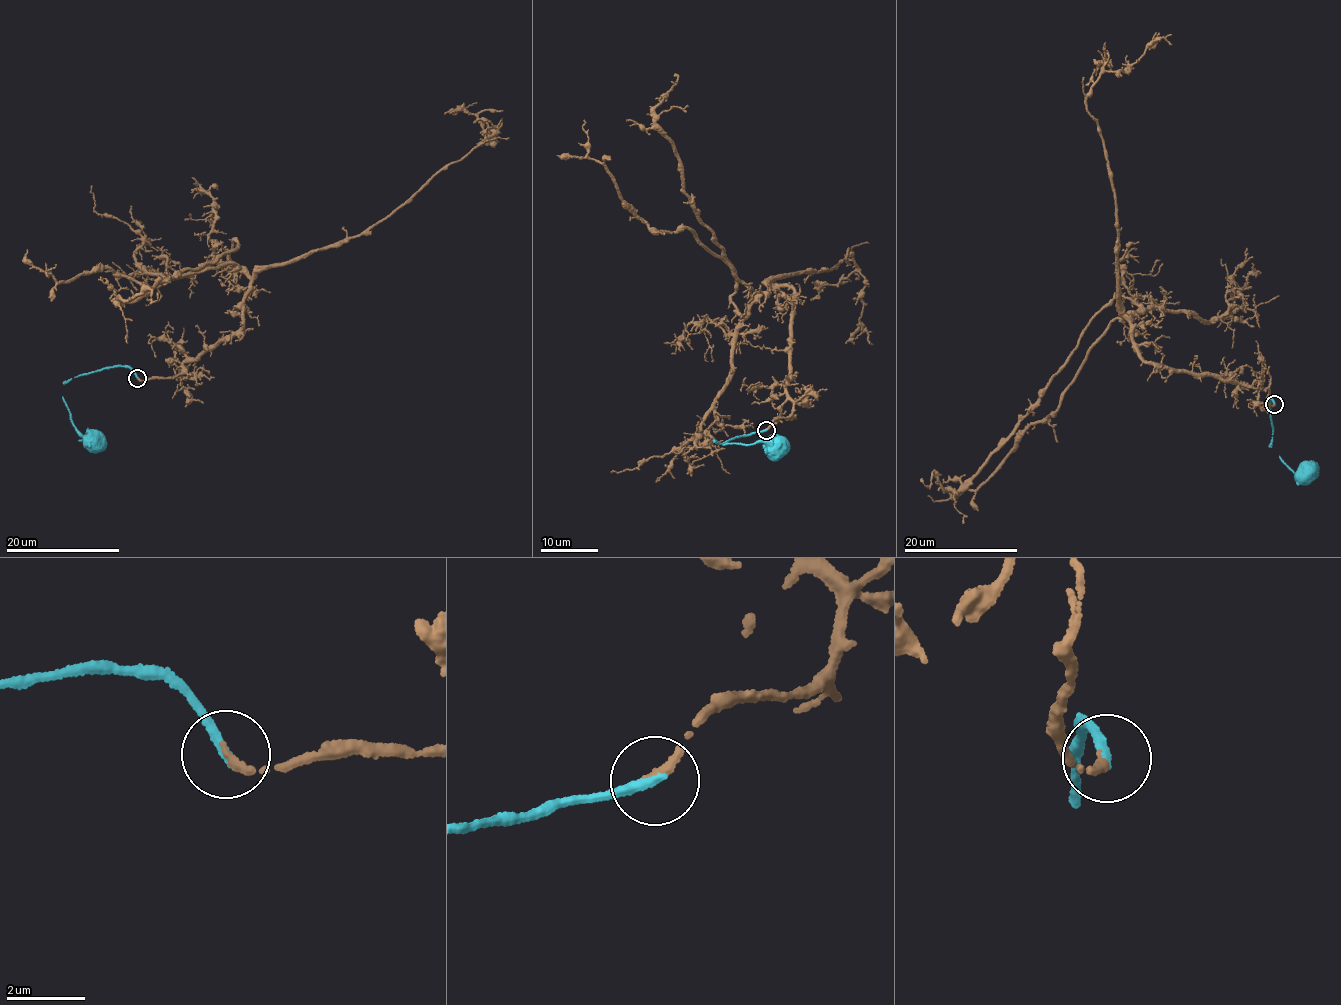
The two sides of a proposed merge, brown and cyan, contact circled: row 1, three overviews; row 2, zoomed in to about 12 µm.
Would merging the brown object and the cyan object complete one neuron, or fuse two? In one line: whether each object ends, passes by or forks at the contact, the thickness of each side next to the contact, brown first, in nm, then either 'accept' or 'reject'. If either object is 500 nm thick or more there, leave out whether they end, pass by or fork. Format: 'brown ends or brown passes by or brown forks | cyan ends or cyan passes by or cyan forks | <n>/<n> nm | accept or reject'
brown ends | cyan ends | 200/280 nm | accept

